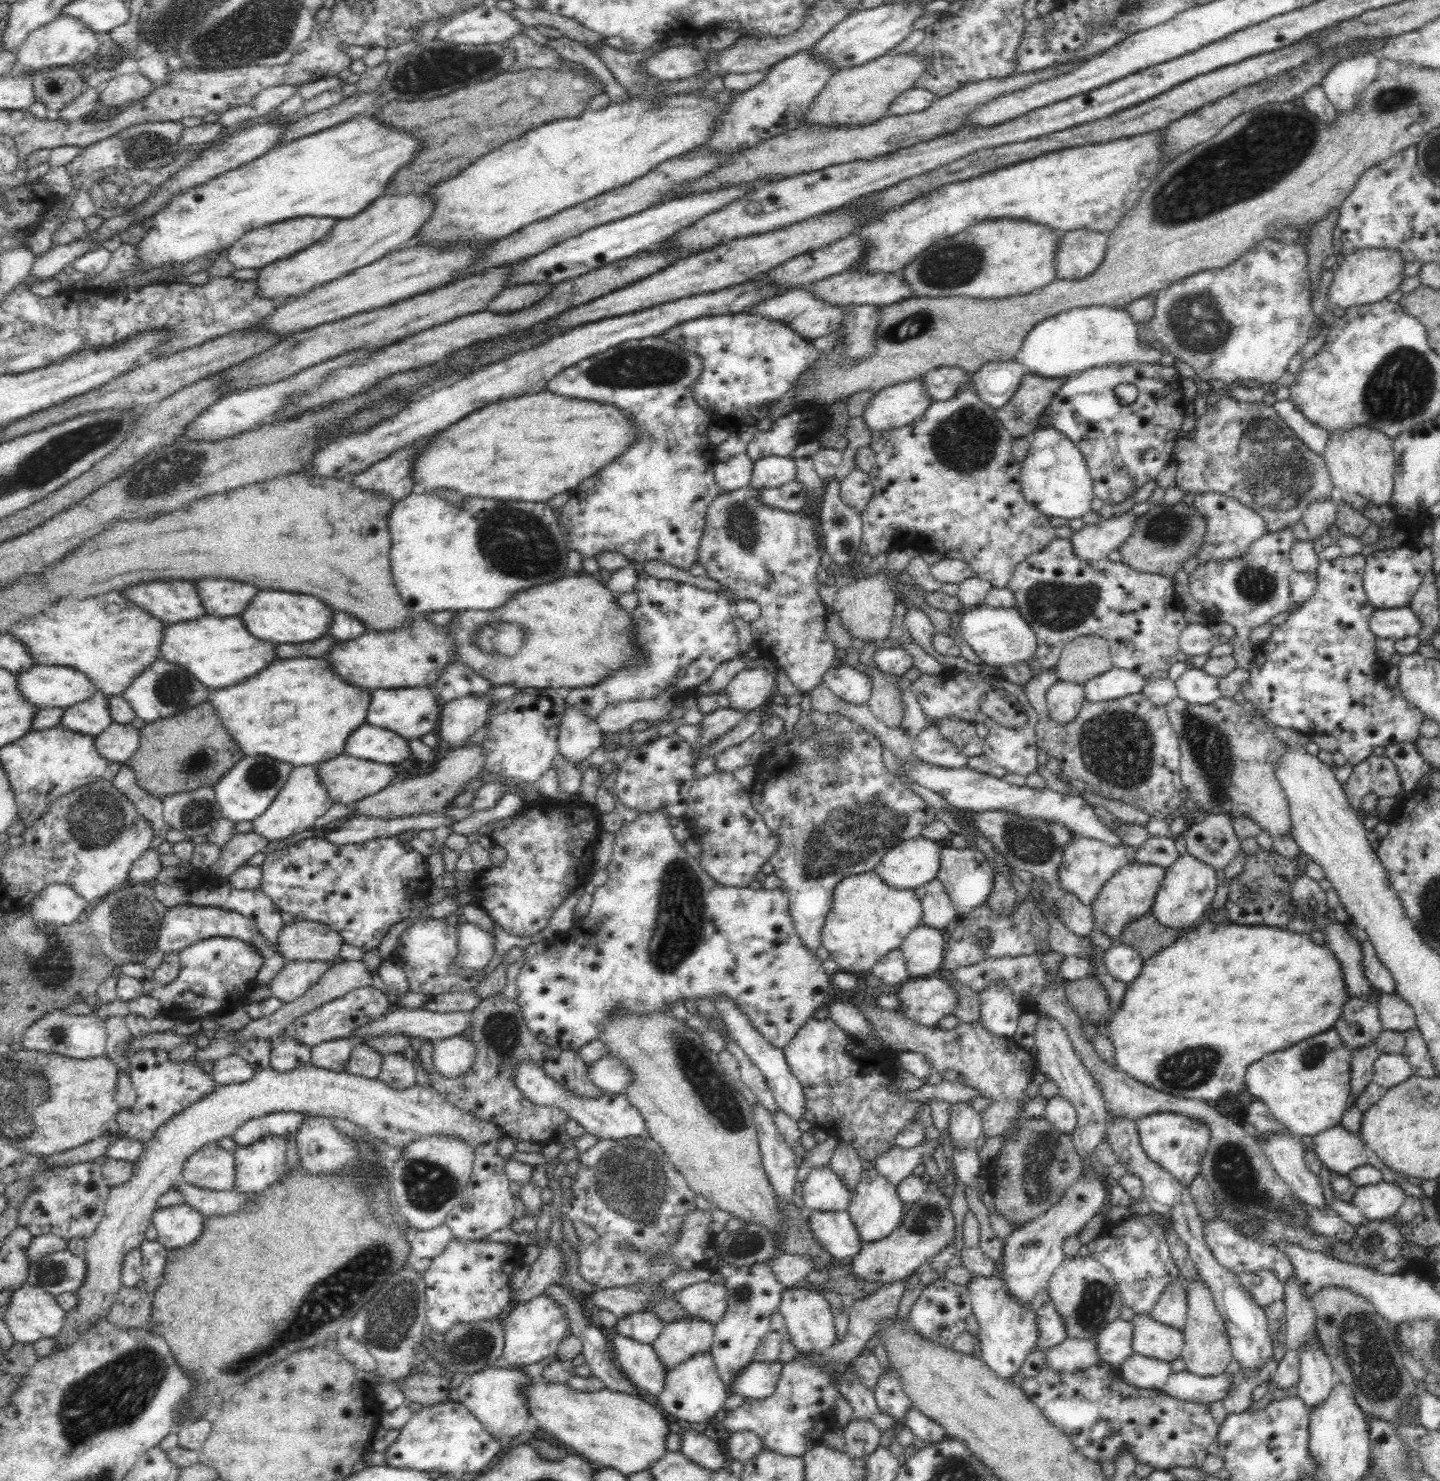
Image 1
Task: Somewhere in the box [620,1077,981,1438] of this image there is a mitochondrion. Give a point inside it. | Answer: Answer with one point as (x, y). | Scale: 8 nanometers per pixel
(924, 1218)

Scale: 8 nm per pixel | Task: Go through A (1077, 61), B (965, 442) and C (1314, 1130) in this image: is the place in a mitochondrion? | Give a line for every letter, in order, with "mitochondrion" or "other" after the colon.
A: other
B: mitochondrion
C: other

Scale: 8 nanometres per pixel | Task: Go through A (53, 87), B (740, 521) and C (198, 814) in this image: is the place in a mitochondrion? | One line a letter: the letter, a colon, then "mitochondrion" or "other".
A: other
B: mitochondrion
C: mitochondrion

